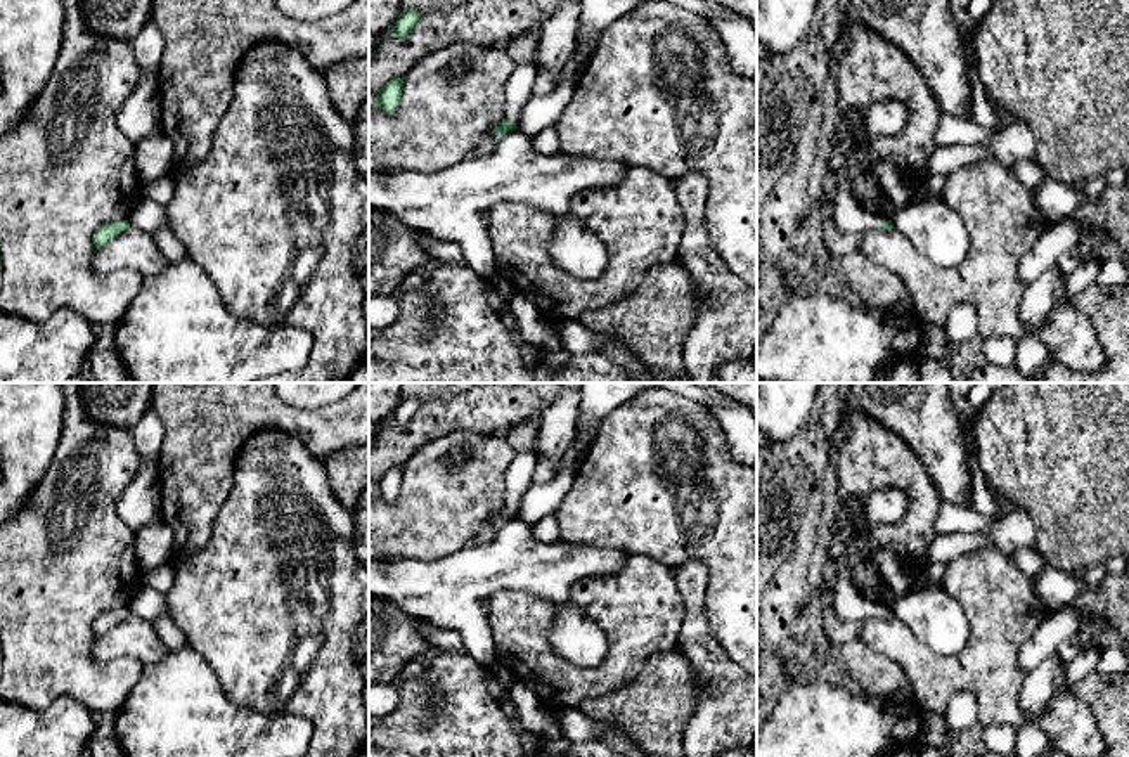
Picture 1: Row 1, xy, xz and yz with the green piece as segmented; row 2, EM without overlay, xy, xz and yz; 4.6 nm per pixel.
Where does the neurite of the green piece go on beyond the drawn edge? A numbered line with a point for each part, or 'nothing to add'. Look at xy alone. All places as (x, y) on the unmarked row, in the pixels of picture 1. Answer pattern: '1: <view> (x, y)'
nothing to add

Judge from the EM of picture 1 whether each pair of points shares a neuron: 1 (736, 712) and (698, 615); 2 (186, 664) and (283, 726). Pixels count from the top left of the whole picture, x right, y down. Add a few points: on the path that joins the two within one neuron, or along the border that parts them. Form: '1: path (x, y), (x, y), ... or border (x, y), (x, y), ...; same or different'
1: path (724, 688), (716, 669), (698, 647), (698, 640); same
2: path (201, 690), (238, 726), (257, 726); same

